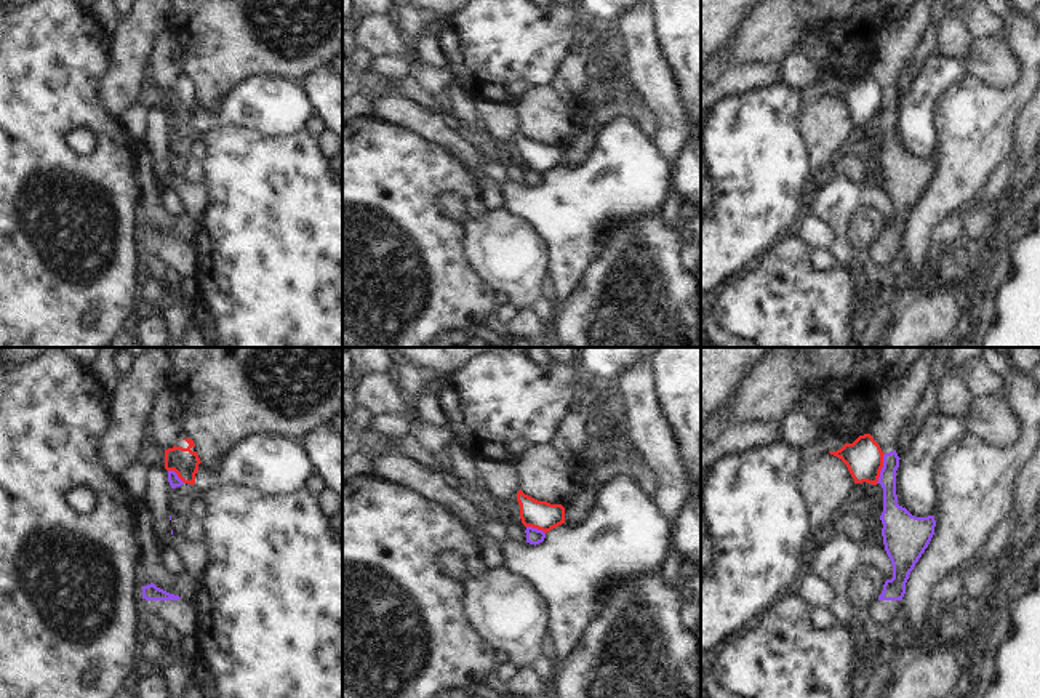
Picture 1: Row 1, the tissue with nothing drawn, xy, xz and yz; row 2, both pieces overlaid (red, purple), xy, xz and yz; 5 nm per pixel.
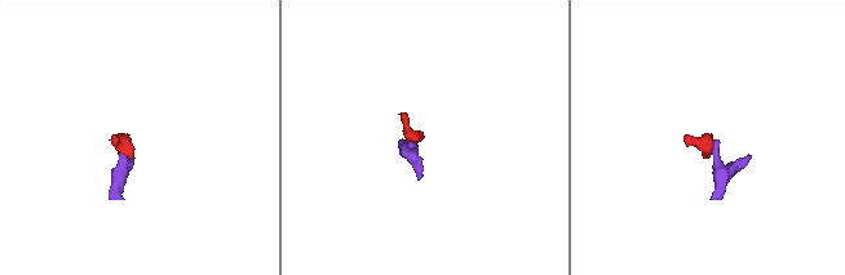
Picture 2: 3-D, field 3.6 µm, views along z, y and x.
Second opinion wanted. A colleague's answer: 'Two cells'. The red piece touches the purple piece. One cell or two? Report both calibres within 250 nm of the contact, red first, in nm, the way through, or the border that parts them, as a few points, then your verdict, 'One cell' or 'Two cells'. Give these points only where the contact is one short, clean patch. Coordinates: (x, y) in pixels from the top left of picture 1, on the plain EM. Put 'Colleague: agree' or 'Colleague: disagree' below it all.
Thickness 190 nm (red) against 120 nm. Boundary: yz (885, 95), (880, 117), (876, 124). Two cells
Colleague: agree

